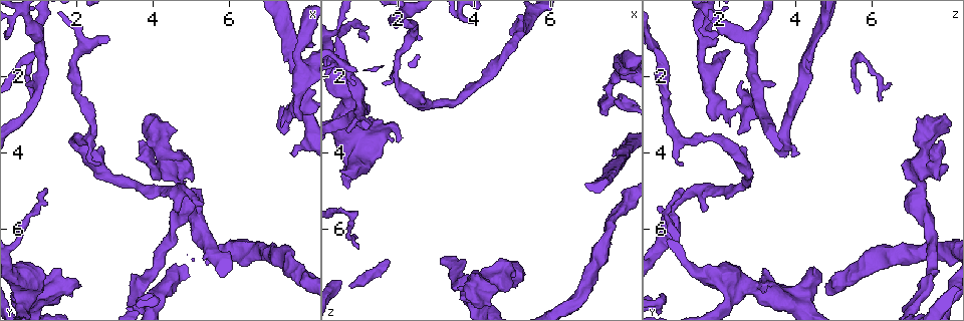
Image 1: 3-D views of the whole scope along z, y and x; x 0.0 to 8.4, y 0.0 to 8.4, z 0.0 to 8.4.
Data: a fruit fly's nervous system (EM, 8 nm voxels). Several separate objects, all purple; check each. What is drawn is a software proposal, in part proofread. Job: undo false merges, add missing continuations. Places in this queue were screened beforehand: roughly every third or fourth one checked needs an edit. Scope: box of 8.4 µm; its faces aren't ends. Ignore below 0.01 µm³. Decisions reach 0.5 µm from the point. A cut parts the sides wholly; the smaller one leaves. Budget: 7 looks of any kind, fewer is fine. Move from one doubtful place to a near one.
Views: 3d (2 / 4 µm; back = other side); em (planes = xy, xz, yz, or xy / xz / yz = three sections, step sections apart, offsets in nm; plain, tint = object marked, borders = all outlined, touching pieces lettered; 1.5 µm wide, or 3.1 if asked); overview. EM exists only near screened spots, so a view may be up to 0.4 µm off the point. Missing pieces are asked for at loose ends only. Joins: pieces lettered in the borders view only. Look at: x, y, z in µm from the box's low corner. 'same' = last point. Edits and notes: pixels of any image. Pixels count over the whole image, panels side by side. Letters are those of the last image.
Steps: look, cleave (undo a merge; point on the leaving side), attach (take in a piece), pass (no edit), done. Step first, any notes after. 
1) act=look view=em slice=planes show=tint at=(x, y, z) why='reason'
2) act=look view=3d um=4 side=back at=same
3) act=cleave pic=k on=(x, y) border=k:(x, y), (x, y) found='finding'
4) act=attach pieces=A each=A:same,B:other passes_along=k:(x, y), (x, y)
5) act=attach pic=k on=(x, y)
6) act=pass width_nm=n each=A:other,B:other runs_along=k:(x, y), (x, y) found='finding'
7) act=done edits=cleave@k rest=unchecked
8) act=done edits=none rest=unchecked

act=look view=3d um=2 at=(5.20, 5.20, 7.35) why='branch stops here'

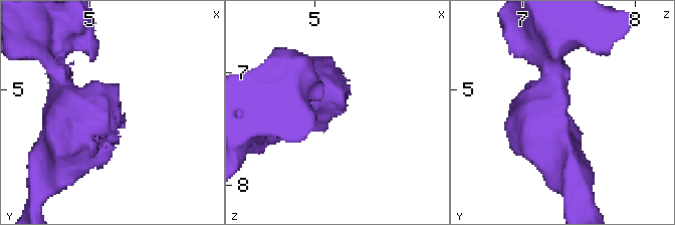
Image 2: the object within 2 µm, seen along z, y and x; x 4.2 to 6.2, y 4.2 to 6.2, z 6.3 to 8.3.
act=look view=em slice=yz step=4 show=borders at=(5.22, 5.22, 7.36)

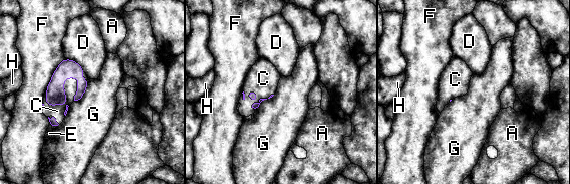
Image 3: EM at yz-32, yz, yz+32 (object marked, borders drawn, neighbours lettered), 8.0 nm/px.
act=attach pieces=C each=A:other,C:same,D:other,E:other,F:other,G:other,H:other passes_along=3:(55, 95), (65, 94), (57, 111) found='it goes on there'

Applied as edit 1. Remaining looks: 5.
act=look view=em slice=xz step=4 show=plain at=(7.55, 4.05, 4.05) why='tapers out'

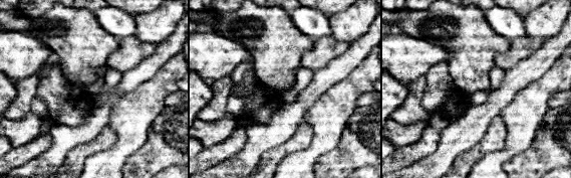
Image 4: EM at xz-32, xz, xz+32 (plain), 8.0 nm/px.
act=look view=em slice=xz step=4 show=borders at=same why='see the neighbours'

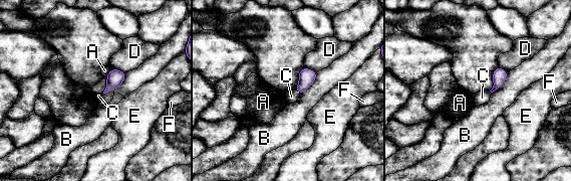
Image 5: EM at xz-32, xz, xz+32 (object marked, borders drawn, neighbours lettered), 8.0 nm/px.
act=attach pieces=C width_nm=90 each=A:other,B:other,C:same,D:other,E:other,F:other passes_along=5:(307, 76), (296, 91), (291, 97) found='it goes on there'

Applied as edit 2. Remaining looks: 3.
act=look view=overview

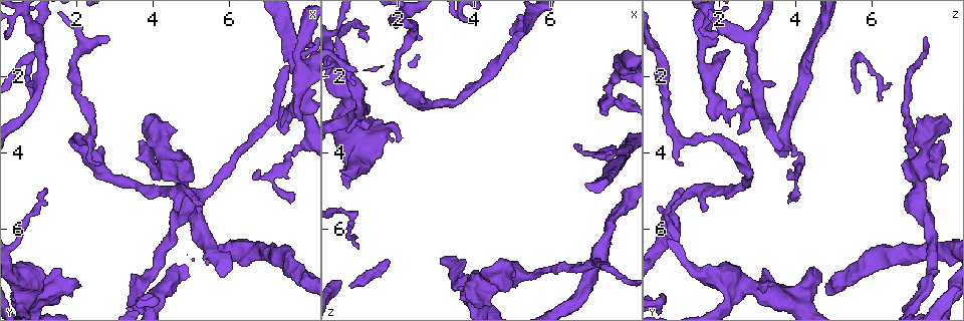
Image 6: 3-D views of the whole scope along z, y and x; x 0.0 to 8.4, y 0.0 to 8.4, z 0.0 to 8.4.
act=look view=3d um=2 at=(3.60, 3.80, 7.70) why='free end'

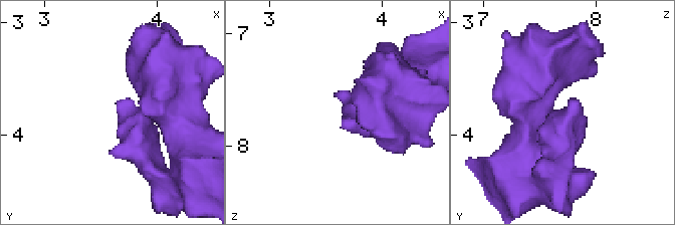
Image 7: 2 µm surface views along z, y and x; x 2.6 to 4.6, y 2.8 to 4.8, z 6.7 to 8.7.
act=look view=em slice=planes show=borders at=(3.62, 3.76, 7.74) why='now the EM'

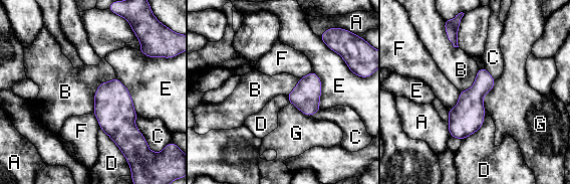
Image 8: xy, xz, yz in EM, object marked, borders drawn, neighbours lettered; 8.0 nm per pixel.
act=pass width_nm=150 each=A:other,B:other,C:other,D:other,E:other,F:other,G:other border=8:(116, 77), (98, 85), (92, 112) found='no lettered piece goes on from it'

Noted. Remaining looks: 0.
act=done edits=attach@3,attach@5 rest=unchecked

